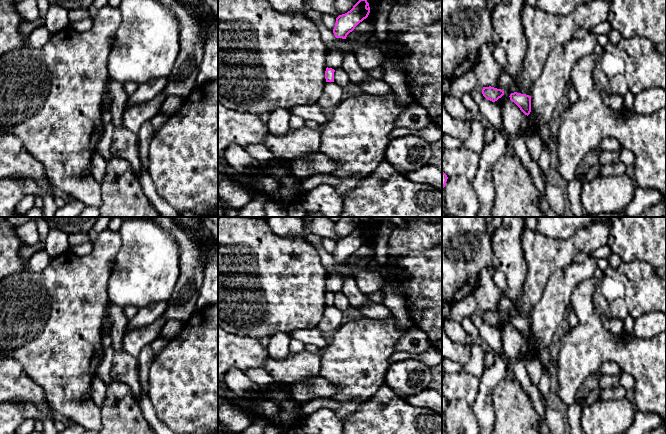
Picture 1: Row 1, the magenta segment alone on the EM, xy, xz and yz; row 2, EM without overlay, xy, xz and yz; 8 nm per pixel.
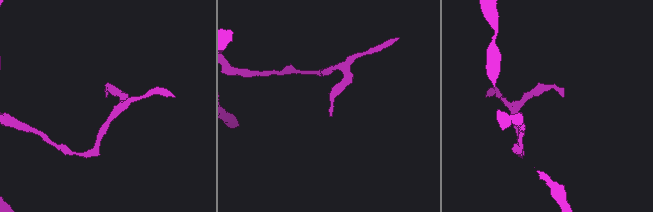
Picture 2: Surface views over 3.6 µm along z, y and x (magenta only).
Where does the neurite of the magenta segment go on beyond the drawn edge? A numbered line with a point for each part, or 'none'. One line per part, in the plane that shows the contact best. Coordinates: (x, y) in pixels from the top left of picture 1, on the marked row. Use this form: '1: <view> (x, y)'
none

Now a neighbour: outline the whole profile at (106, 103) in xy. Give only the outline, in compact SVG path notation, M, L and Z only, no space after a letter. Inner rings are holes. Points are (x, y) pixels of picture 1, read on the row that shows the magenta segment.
M108 83L105 87L104 93L103 93L103 101L102 101L102 107L103 107L103 122L104 124L111 123L112 121L112 114L111 114L111 98L109 94L109 86Z

